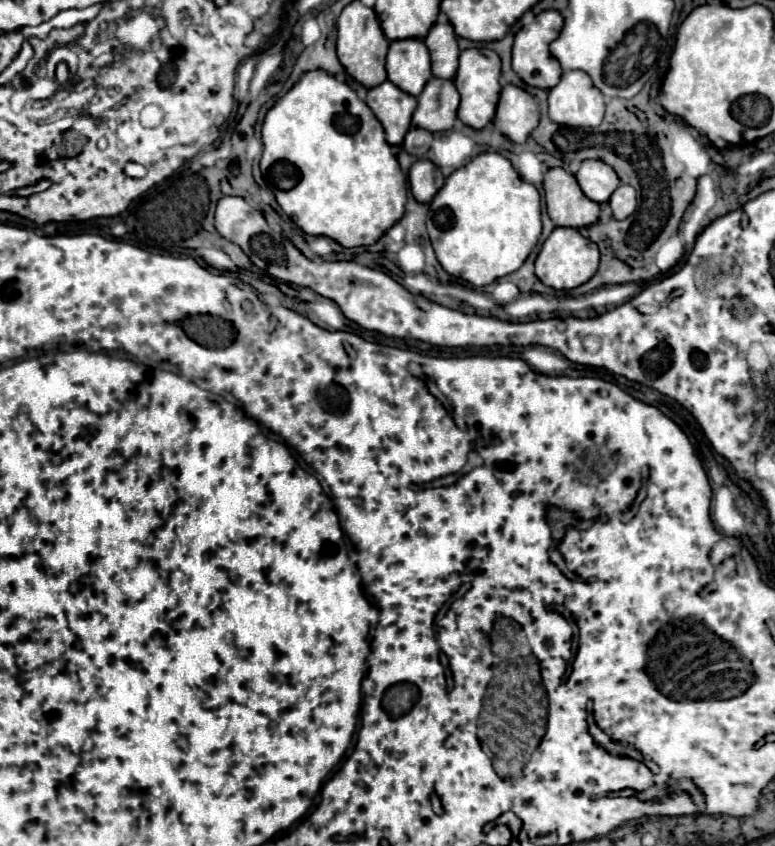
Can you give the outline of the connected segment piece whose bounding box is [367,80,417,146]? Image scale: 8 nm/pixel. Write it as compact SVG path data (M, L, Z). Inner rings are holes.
M387 80L367 92L367 106L383 124L387 142L399 146L405 138L405 132L409 130L413 110L417 108L417 98L401 92Z

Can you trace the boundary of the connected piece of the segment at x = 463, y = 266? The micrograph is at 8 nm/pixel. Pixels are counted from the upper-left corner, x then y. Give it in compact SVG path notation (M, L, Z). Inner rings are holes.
M483 152L445 180L441 192L437 192L429 204L427 232L435 256L449 276L461 278L475 288L487 286L497 278L503 278L521 268L537 244L541 236L541 196L533 184L519 178L505 156L497 152Z

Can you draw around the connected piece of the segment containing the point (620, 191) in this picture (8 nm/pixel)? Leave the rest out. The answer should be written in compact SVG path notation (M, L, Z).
M621 184L613 196L609 198L609 206L613 210L613 218L615 220L625 220L627 216L631 216L637 208L637 194L633 186L625 186Z

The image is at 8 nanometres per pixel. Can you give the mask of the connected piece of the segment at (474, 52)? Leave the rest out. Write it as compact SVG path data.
M469 48L469 50L461 52L459 70L457 70L457 76L455 76L455 86L461 94L461 104L459 104L459 110L457 110L457 118L463 124L467 124L475 130L481 130L493 120L497 100L499 100L499 92L501 92L499 78L501 78L501 60L493 50L489 50L489 48L481 48L481 50L479 48Z

